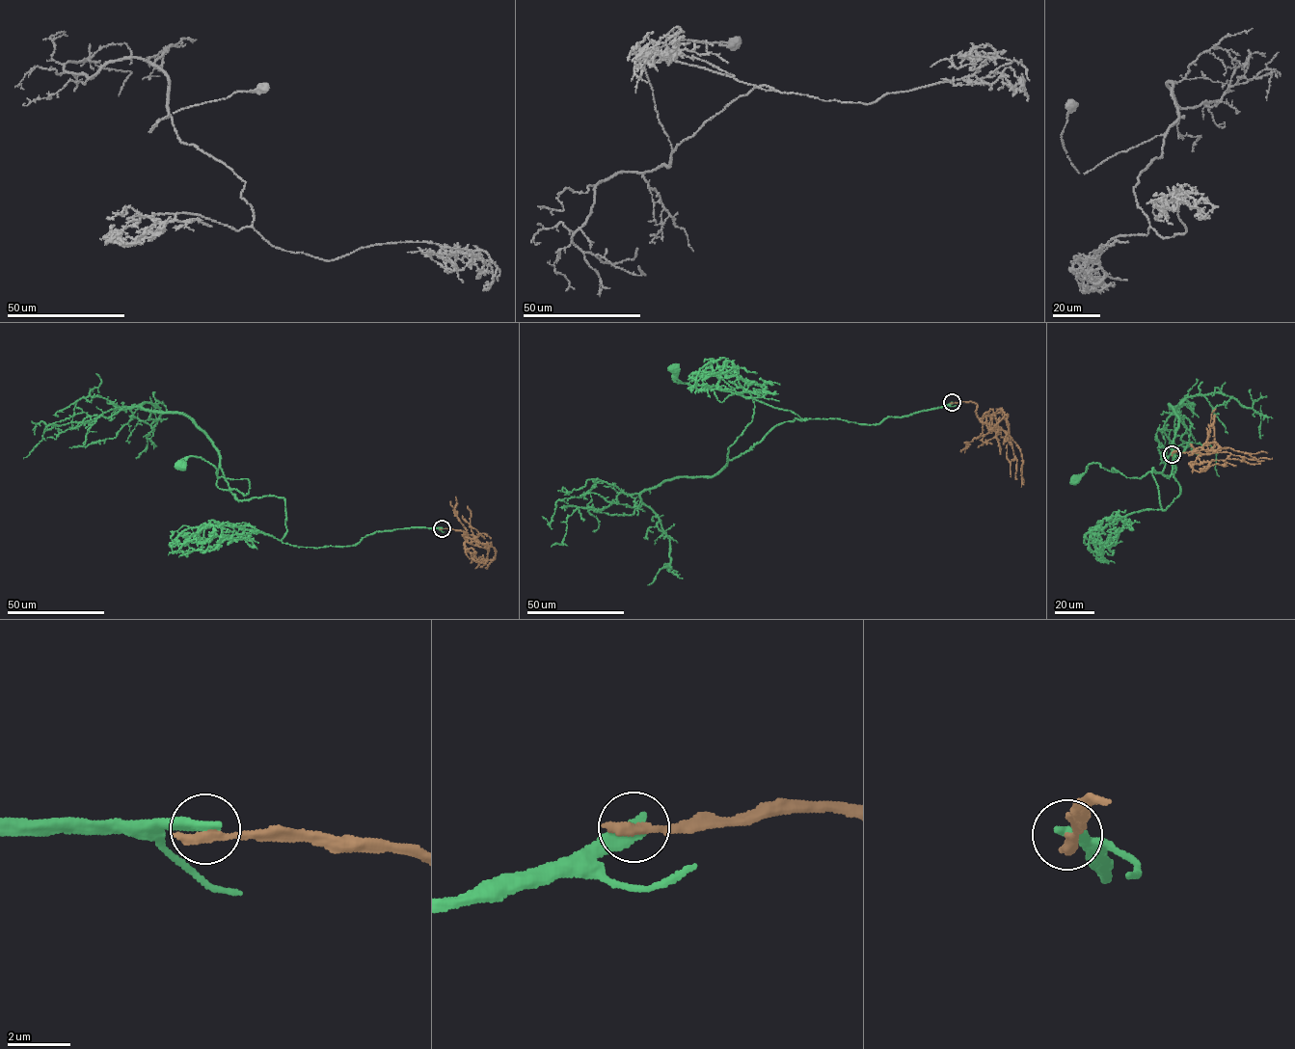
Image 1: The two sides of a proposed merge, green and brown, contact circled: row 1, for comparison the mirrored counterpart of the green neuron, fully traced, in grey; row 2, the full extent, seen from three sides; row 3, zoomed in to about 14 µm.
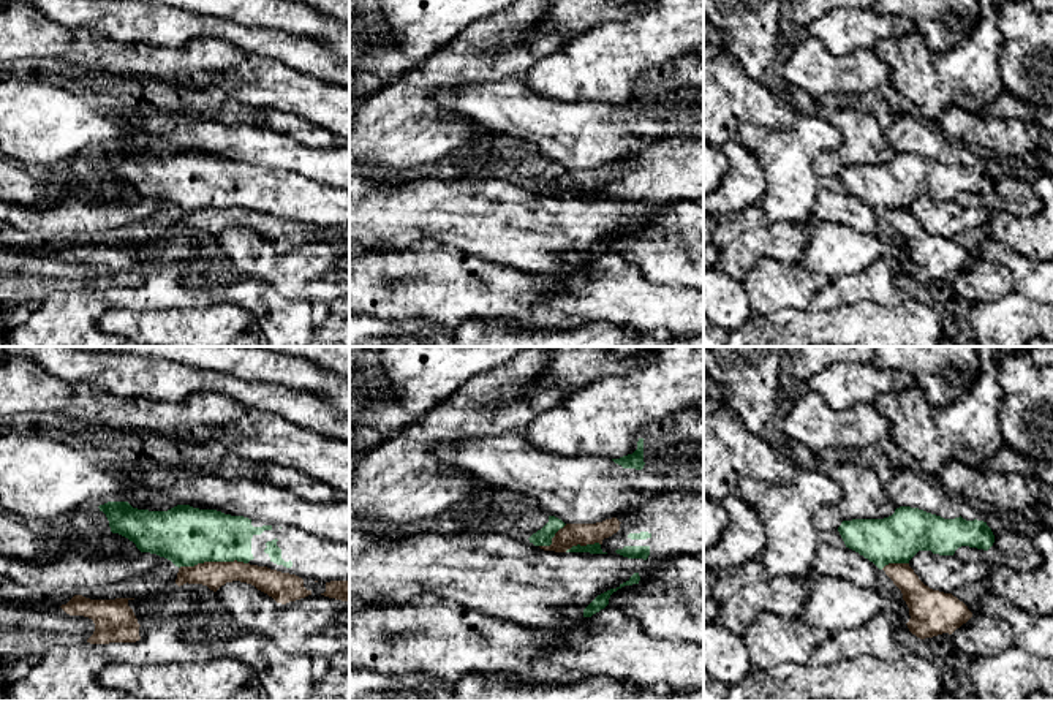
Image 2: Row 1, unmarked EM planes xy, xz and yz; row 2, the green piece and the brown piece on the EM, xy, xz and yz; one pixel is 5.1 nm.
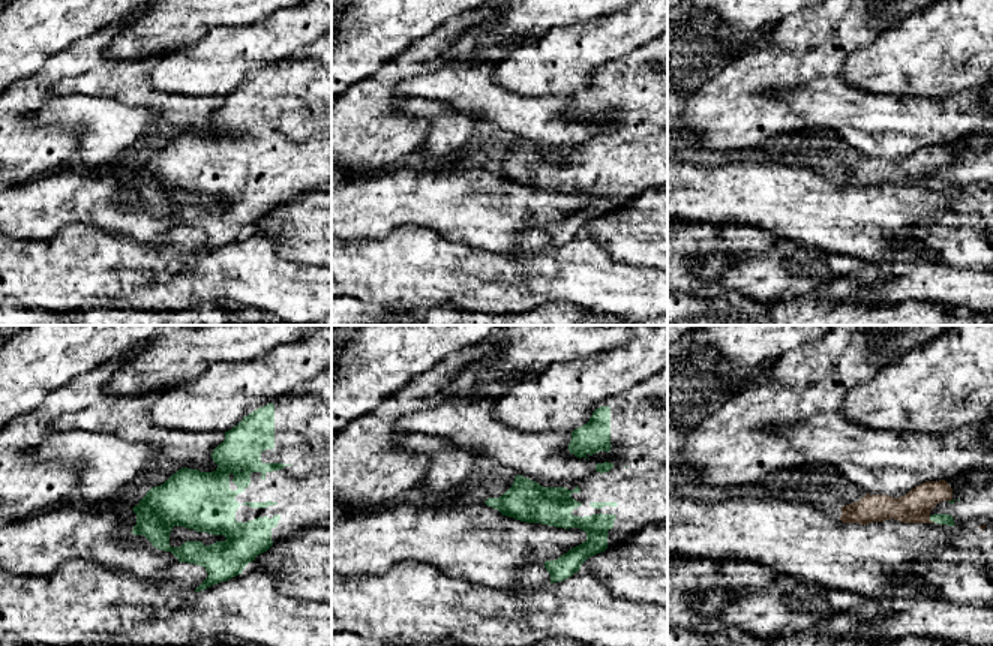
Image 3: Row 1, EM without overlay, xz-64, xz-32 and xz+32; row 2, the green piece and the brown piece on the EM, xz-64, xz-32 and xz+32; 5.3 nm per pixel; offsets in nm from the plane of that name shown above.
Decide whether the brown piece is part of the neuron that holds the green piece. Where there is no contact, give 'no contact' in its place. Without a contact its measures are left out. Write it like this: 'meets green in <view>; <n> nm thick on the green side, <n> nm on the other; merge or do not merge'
meets green in xy; 300 nm thick on the green side, 140 nm on the other; do not merge

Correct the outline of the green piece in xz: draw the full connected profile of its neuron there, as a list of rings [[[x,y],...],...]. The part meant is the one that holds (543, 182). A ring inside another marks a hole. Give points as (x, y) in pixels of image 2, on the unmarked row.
[[[549,161],[549,168],[538,176],[536,179],[533,179],[528,185],[530,188],[533,188],[534,191],[550,191],[552,190],[552,184],[555,182],[555,179],[563,174],[566,169],[555,163],[555,161]]]

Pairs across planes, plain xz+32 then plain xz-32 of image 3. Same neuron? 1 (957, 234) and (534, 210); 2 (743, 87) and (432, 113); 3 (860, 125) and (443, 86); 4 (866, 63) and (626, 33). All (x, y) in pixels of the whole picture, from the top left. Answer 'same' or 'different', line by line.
1: same
2: different
3: same
4: same

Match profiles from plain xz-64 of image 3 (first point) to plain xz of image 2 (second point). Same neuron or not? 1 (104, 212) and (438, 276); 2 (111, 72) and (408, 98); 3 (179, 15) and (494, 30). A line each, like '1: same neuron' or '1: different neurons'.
1: different neurons
2: different neurons
3: different neurons

